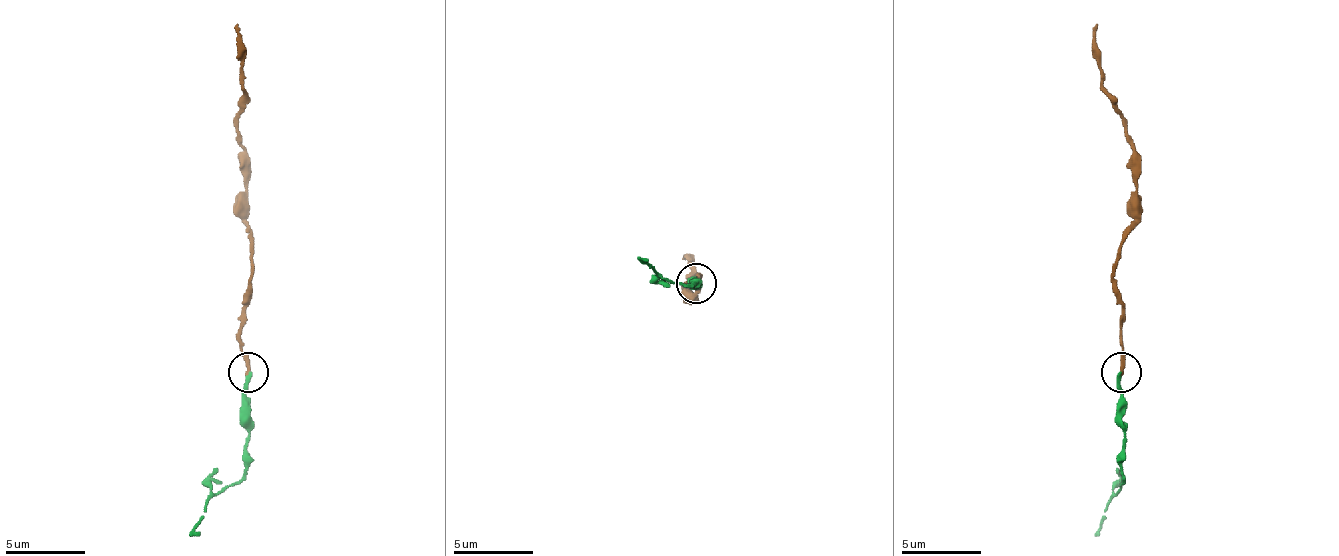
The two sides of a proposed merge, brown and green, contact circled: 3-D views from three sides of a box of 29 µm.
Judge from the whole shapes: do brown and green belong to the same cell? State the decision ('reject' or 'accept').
accept

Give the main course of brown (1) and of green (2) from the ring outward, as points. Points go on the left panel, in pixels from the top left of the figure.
1: (249, 373), (241, 309), (253, 261), (245, 217), (245, 153), (237, 117), (241, 85), (237, 25)
2: (249, 373), (245, 473), (221, 489), (189, 537)

